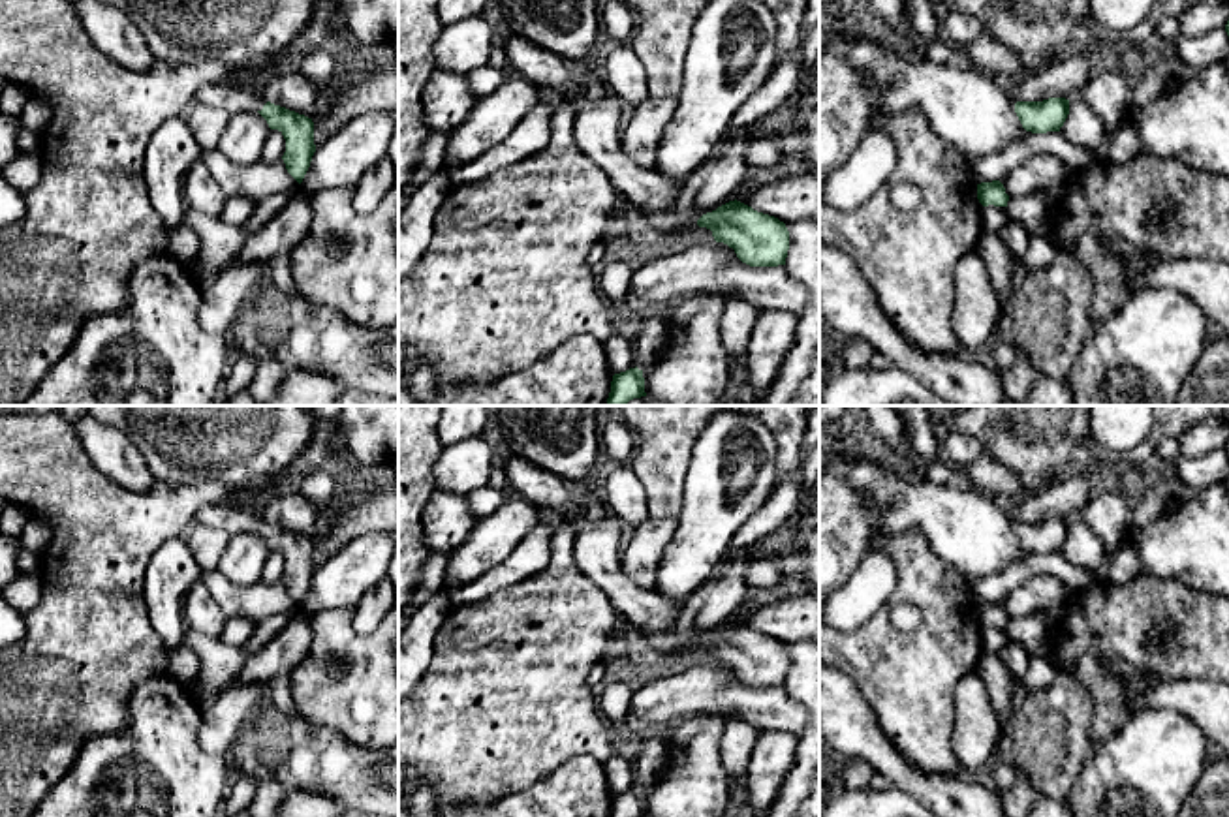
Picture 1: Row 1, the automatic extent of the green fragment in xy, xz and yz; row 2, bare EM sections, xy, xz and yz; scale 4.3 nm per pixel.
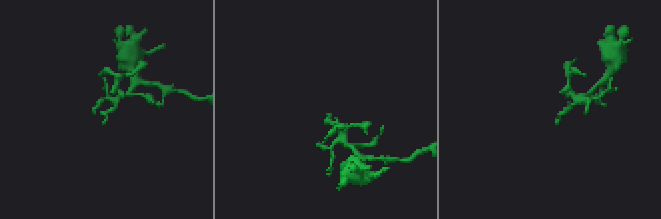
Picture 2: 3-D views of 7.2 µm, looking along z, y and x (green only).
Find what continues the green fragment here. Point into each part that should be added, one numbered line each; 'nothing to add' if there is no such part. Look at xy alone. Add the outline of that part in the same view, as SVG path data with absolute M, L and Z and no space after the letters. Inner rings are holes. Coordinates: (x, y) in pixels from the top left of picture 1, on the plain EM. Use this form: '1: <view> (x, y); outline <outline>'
1: xy (233, 517); outline M227 500L207 503L195 511L194 524L222 530L227 535L257 533L267 524L257 513L250 511L244 501Z

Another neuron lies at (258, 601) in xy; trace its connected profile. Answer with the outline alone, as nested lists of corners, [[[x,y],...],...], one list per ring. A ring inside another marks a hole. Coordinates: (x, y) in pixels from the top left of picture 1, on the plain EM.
[[[214,569],[203,573],[199,580],[207,586],[226,618],[242,616],[257,624],[272,614],[295,616],[301,610],[282,578],[272,584],[237,586]]]

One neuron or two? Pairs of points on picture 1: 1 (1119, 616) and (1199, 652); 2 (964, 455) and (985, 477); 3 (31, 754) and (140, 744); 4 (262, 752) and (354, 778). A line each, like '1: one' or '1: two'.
1: one
2: two
3: two
4: one

